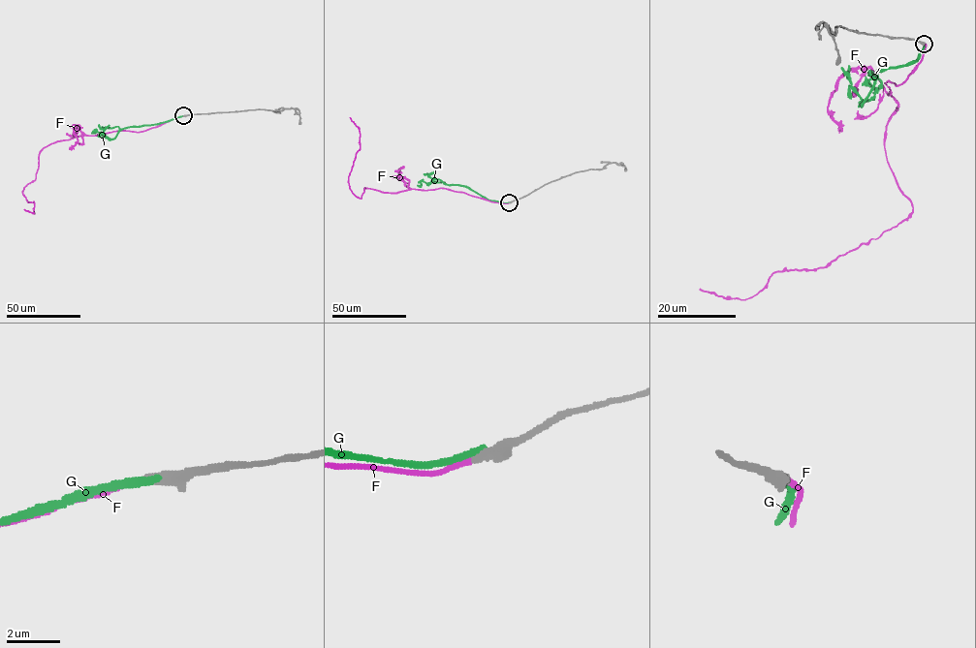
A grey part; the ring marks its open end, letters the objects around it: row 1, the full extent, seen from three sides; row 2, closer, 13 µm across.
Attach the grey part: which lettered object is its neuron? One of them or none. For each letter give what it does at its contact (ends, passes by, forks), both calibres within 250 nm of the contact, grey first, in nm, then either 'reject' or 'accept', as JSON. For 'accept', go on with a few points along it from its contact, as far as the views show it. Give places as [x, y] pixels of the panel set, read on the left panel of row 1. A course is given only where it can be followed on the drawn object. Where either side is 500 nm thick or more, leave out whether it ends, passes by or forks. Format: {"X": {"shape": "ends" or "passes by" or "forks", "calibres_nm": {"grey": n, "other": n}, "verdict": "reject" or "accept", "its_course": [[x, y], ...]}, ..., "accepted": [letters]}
{"F": {"shape": "ends", "calibres_nm": {"grey": 380, "other": 220}, "verdict": "accept", "its_course": [[183, 116], [145, 131], [49, 144], [39, 154], [36, 179], [23, 190], [34, 213], [24, 209]]}, "G": {"calibres_nm": {"grey": 500, "other": 320}, "verdict": "reject"}, "accepted": ["F"]}

